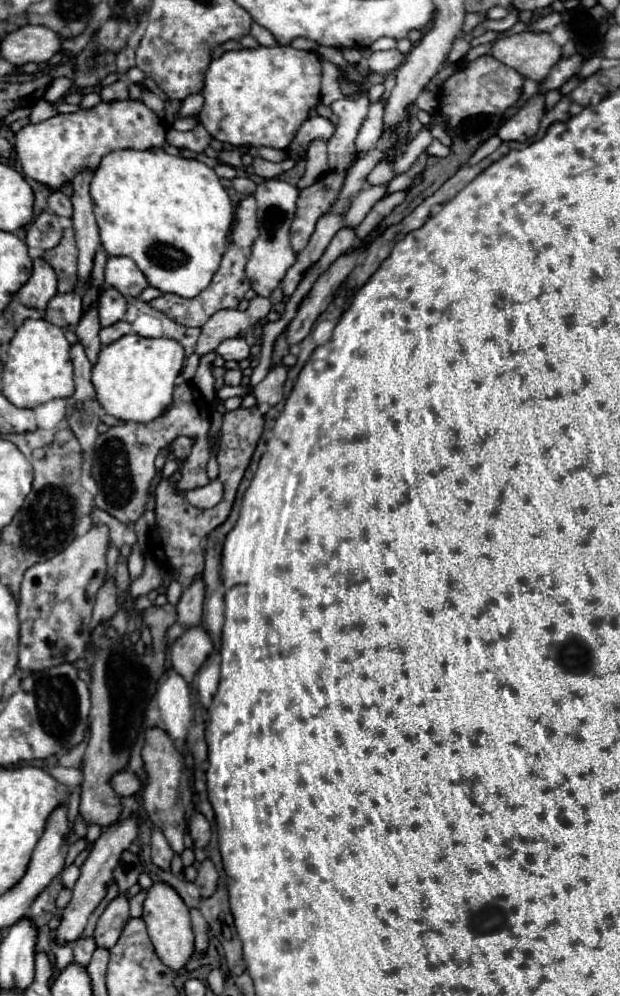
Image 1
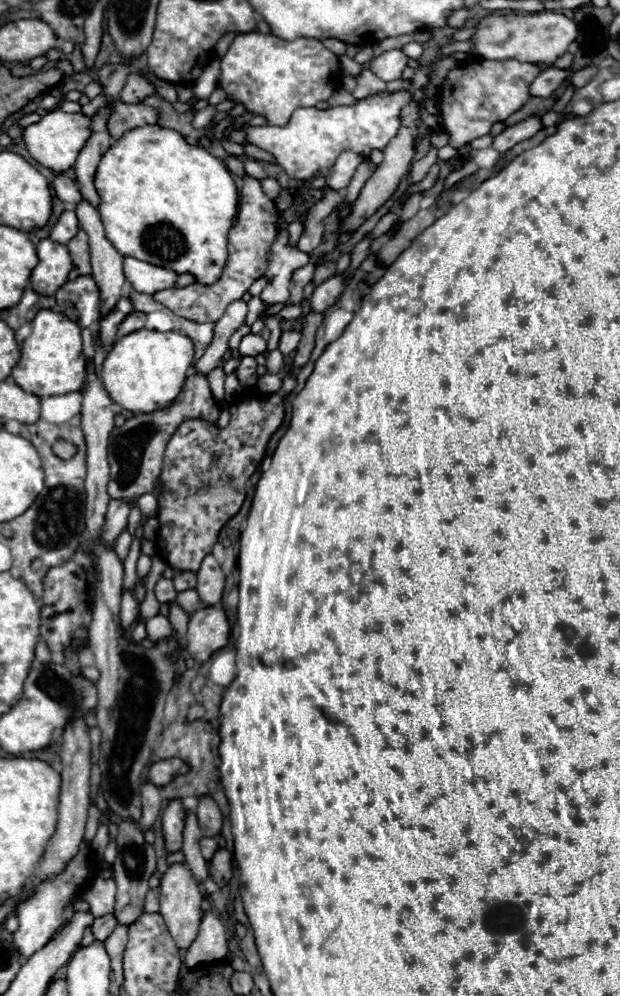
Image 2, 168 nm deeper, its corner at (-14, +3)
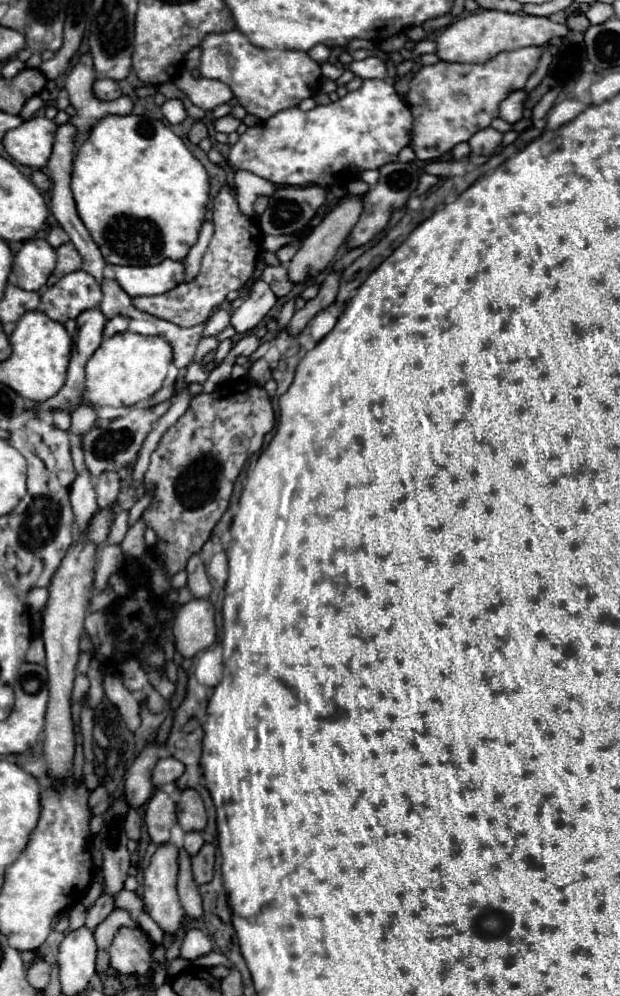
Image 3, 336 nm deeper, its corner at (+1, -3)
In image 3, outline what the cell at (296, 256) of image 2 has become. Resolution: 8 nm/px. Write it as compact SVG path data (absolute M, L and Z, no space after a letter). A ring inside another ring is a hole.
M259 279L257 283L253 283L249 297L243 301L243 305L231 315L231 325L235 327L237 333L245 333L253 329L265 319L265 315L271 311L275 301L277 297L271 291L271 287L263 283L263 279Z

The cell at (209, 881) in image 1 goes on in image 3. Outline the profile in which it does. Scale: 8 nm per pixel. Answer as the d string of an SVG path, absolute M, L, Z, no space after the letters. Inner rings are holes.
M205 843L201 851L191 857L193 863L193 875L197 885L205 885L213 879L213 865L215 865L215 847L211 843Z

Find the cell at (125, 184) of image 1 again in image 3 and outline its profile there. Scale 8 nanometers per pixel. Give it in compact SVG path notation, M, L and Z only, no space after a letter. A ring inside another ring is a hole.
M109 115L95 123L89 139L73 159L73 197L77 211L107 263L157 265L165 259L183 261L197 243L209 203L209 175L187 145L161 121L137 115Z

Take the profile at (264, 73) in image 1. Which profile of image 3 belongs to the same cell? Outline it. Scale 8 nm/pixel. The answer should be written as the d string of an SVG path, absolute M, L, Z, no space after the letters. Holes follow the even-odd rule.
M237 29L227 33L209 33L201 43L201 51L201 75L205 79L227 83L239 99L239 105L261 121L271 119L289 107L297 107L307 97L313 97L323 77L321 65L305 51L267 51L249 43L249 39Z

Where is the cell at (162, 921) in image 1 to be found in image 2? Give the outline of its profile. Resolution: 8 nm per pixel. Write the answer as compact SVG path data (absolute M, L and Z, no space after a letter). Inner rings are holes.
M184 863L170 865L160 881L160 915L164 917L168 931L172 933L172 939L176 941L178 949L188 949L190 943L196 939L200 921L202 921L200 905L202 905L202 893L190 869Z

